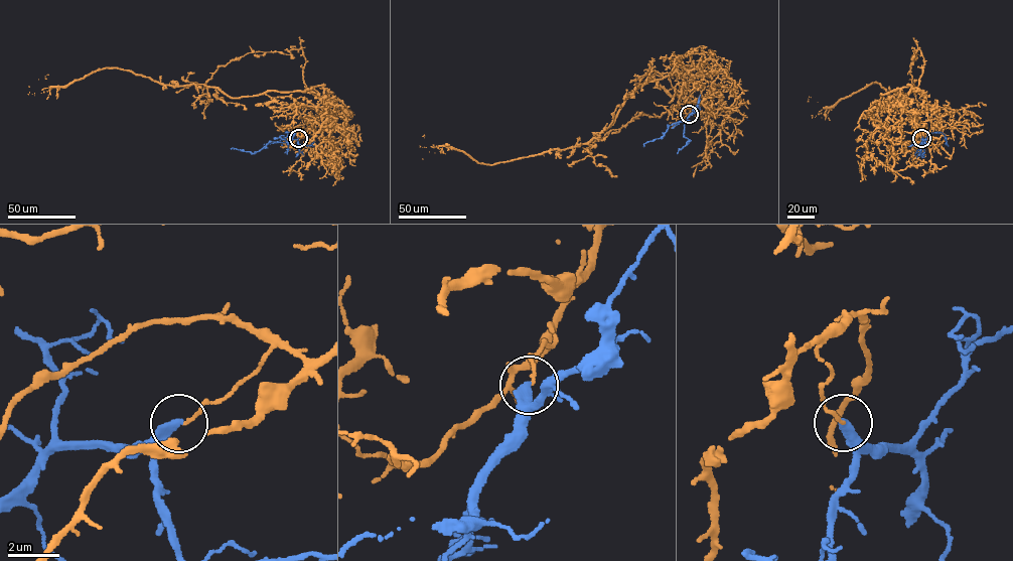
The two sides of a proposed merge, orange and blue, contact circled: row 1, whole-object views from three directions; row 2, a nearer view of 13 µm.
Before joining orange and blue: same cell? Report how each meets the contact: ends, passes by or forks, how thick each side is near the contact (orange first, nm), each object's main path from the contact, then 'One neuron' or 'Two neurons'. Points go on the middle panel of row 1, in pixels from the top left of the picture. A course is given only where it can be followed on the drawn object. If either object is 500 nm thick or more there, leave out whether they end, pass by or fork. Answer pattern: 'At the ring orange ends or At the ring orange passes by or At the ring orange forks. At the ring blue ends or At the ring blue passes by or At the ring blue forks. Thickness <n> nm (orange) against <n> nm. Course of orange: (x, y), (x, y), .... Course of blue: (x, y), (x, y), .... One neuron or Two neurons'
At the ring orange ends. At the ring blue ends. Thickness 100 nm (orange) against 400 nm. Course of orange: (689, 114), (696, 100), (648, 80), (578, 146), (488, 164), (452, 147), (422, 147), (424, 135). Course of blue: (689, 114), (687, 121), (669, 125), (664, 134), (644, 146). Two neurons

